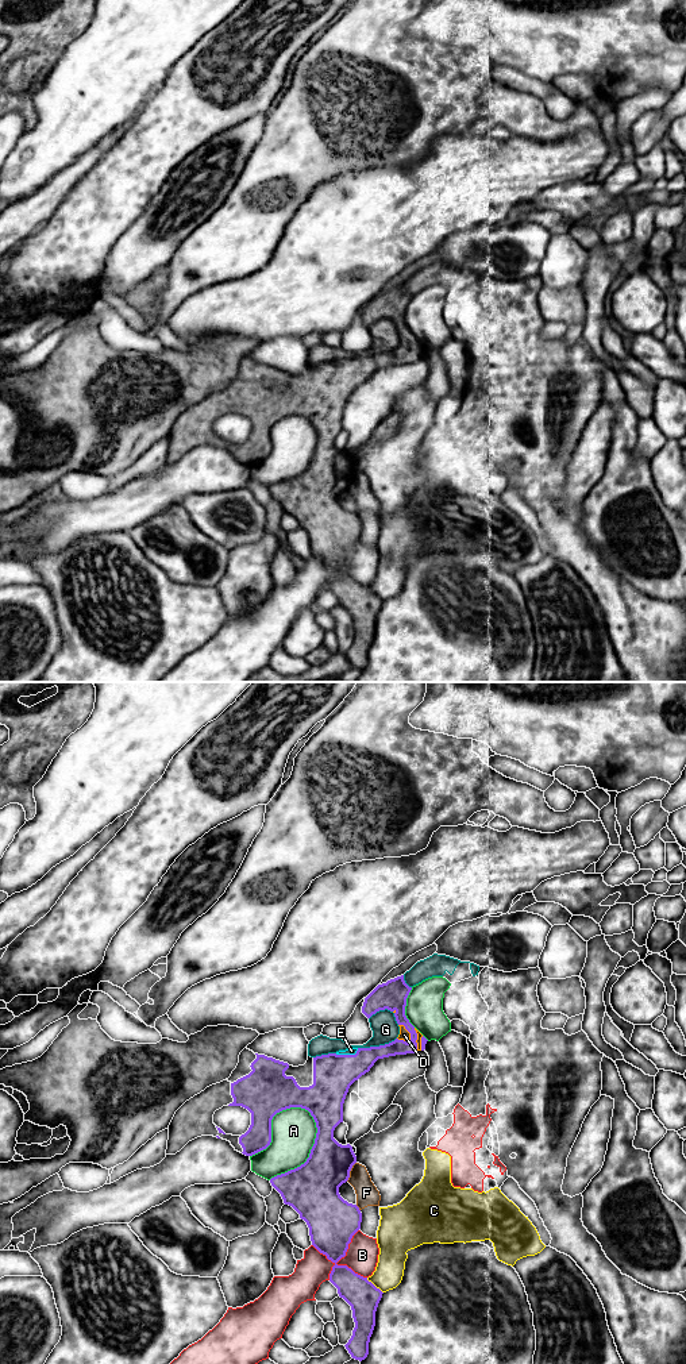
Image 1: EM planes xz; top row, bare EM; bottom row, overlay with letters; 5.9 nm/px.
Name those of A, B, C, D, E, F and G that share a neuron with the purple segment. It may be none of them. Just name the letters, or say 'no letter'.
D, E

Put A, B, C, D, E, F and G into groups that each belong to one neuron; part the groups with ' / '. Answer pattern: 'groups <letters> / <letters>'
groups A / B / C / D E / F / G

